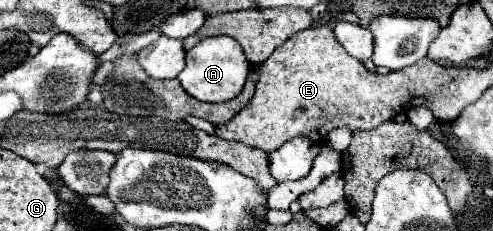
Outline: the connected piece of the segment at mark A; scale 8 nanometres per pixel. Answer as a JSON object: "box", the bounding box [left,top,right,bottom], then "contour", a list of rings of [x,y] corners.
{"box":[177,37,249,103],"contour":[[[209,37],[187,51],[187,65],[177,75],[177,79],[181,87],[197,101],[223,103],[223,101],[231,101],[241,93],[247,73],[249,73],[247,57],[241,45],[233,37]]]}

